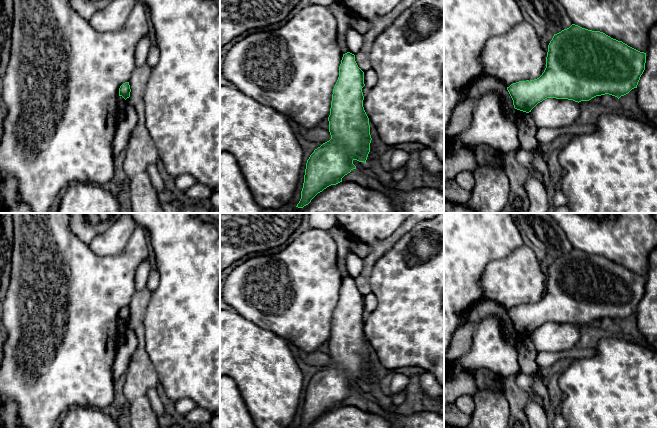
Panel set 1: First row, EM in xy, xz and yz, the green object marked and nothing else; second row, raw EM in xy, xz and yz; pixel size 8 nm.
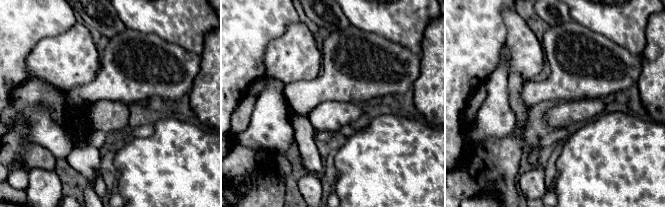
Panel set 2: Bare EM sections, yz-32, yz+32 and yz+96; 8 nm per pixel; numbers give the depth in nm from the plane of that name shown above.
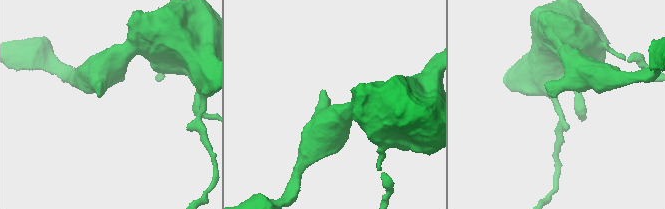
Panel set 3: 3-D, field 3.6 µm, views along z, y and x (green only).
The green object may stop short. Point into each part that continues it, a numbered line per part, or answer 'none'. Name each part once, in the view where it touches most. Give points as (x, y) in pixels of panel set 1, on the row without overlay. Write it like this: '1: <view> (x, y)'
none

